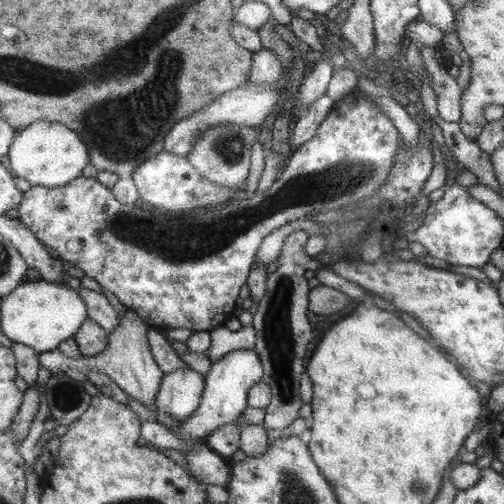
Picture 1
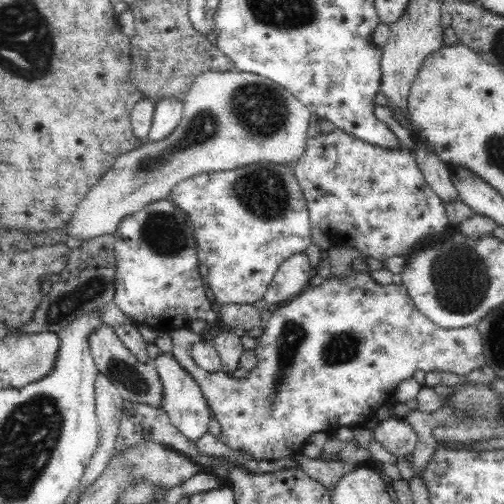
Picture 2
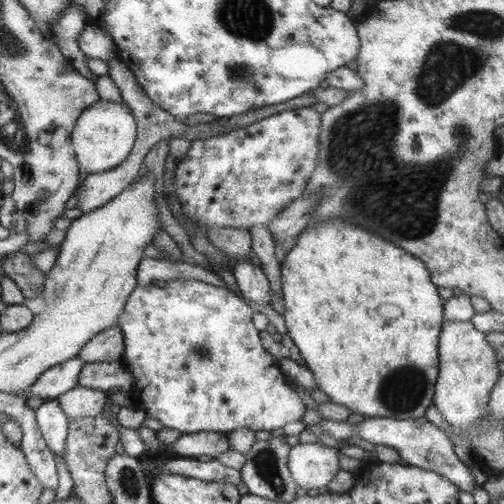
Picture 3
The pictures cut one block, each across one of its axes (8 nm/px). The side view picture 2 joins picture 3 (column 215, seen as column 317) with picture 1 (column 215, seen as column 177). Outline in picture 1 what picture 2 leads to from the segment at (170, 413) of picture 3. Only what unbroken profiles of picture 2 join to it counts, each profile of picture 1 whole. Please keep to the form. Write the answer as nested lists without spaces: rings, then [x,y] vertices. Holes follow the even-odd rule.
[[[223,326],[223,328],[211,330],[209,334],[211,334],[211,348],[209,348],[211,362],[223,358],[225,354],[229,354],[233,350],[255,346],[255,328],[253,326],[243,326],[237,332],[231,332]]]

